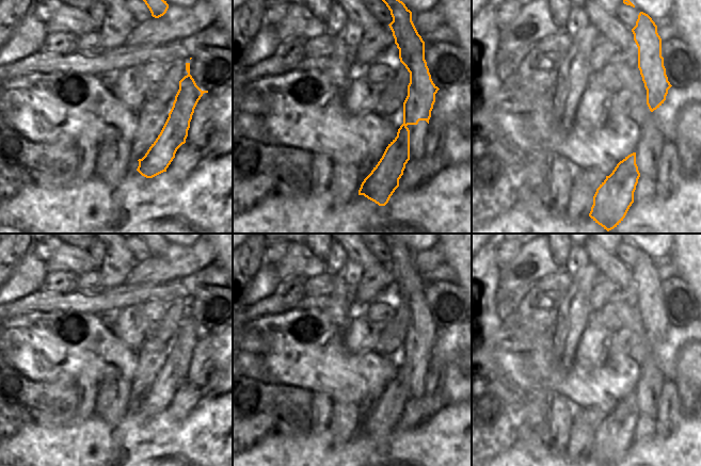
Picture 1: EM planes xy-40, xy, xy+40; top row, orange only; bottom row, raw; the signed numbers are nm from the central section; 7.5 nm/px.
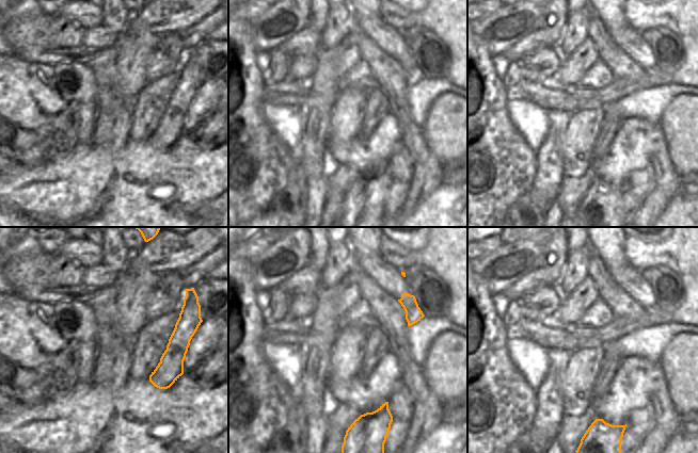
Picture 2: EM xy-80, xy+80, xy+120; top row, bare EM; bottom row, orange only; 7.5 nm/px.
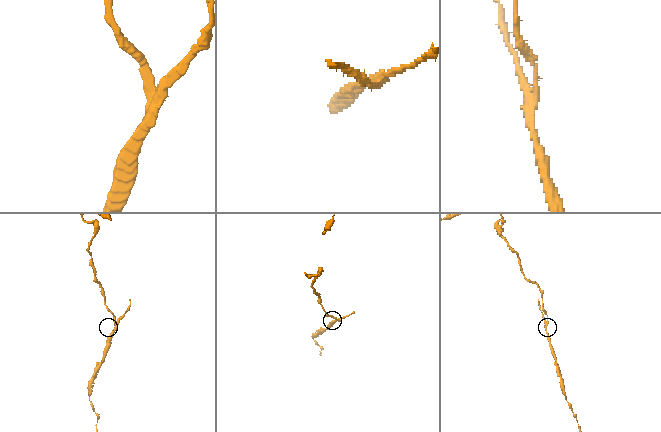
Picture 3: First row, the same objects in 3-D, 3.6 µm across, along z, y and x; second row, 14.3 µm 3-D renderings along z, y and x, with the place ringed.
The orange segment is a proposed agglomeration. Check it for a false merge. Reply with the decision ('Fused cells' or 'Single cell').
Fused cells.

